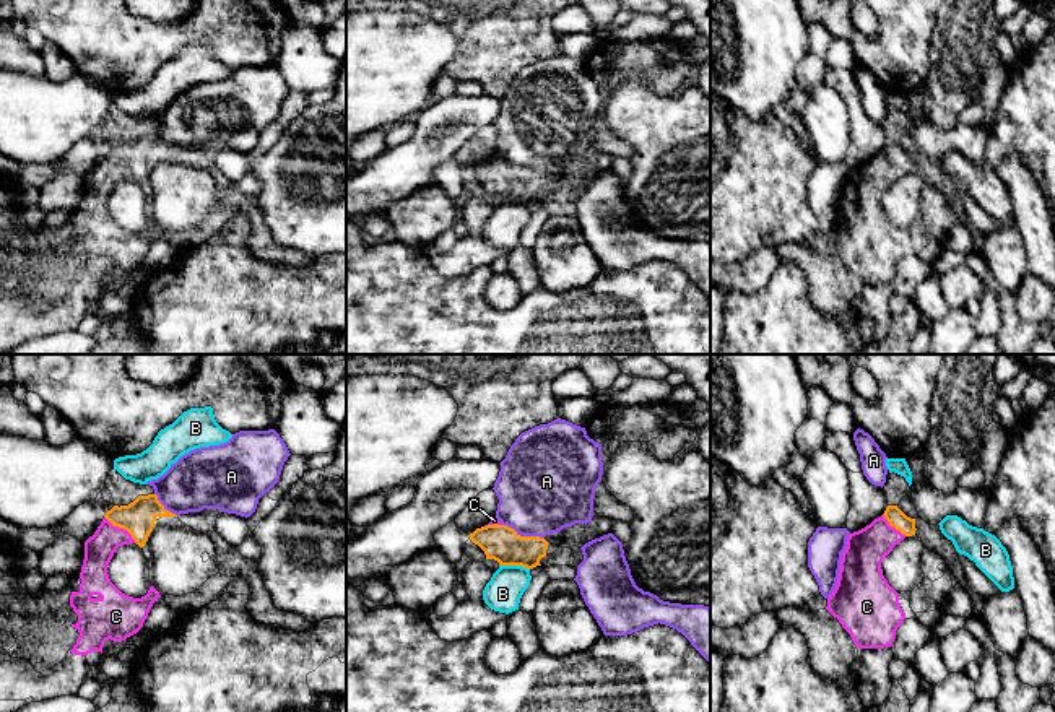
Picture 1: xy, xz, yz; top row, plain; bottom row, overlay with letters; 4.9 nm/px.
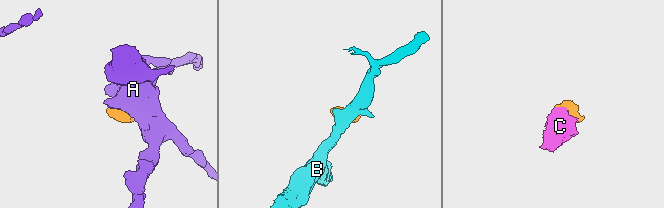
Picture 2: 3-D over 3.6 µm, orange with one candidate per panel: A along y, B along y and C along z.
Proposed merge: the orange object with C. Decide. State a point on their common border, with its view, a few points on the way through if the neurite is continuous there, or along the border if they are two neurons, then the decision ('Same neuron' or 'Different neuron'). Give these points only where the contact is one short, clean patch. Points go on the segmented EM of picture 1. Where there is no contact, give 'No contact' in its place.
Touches orange at xy (121, 527). Path across: xy (138, 517), (132, 524), (121, 527), (99, 548). Same neuron

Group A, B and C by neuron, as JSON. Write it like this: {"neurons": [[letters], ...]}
{"neurons": [["A"], ["B"], ["C"]]}

